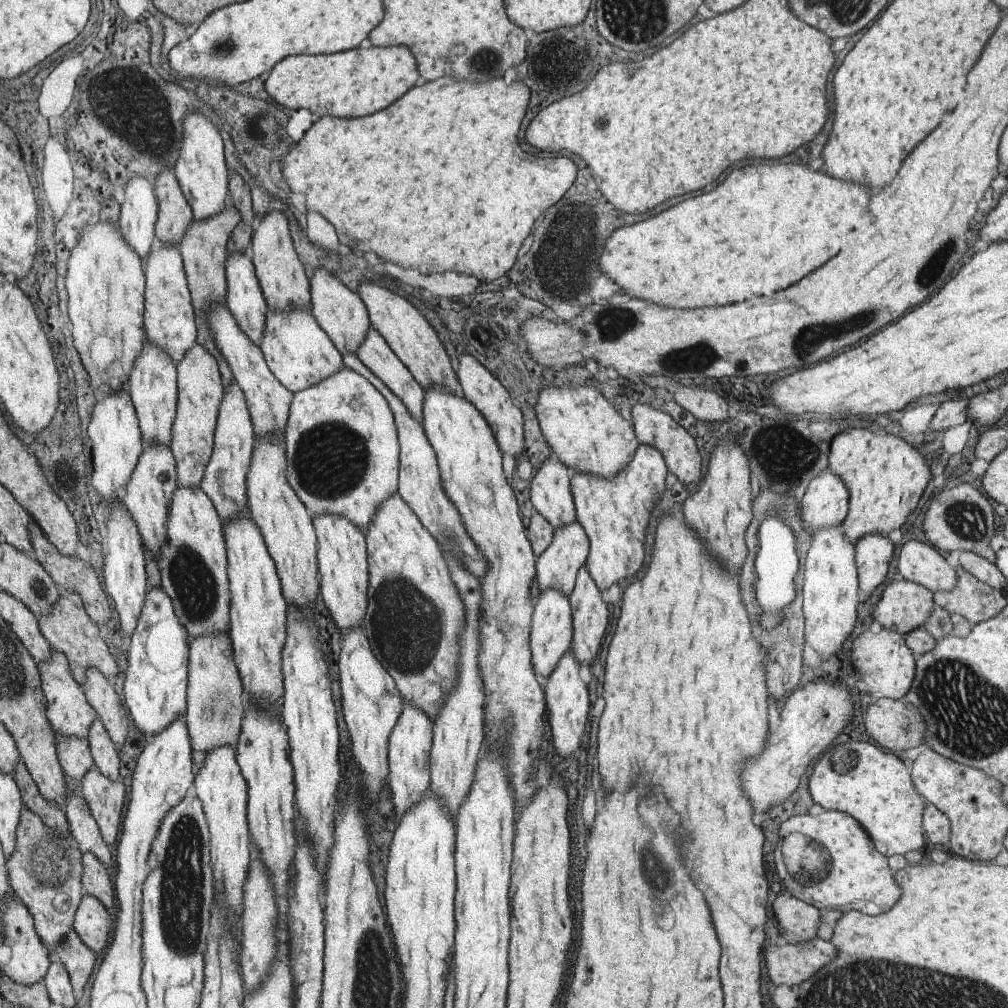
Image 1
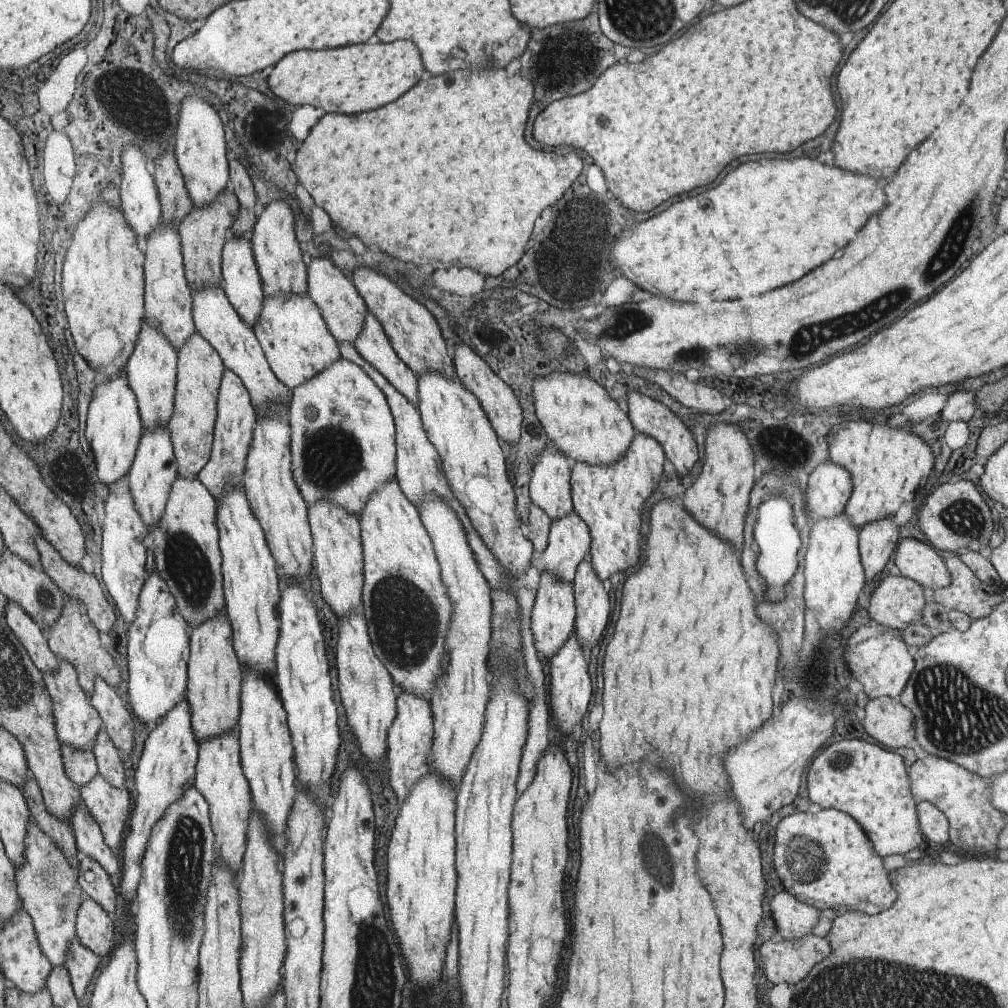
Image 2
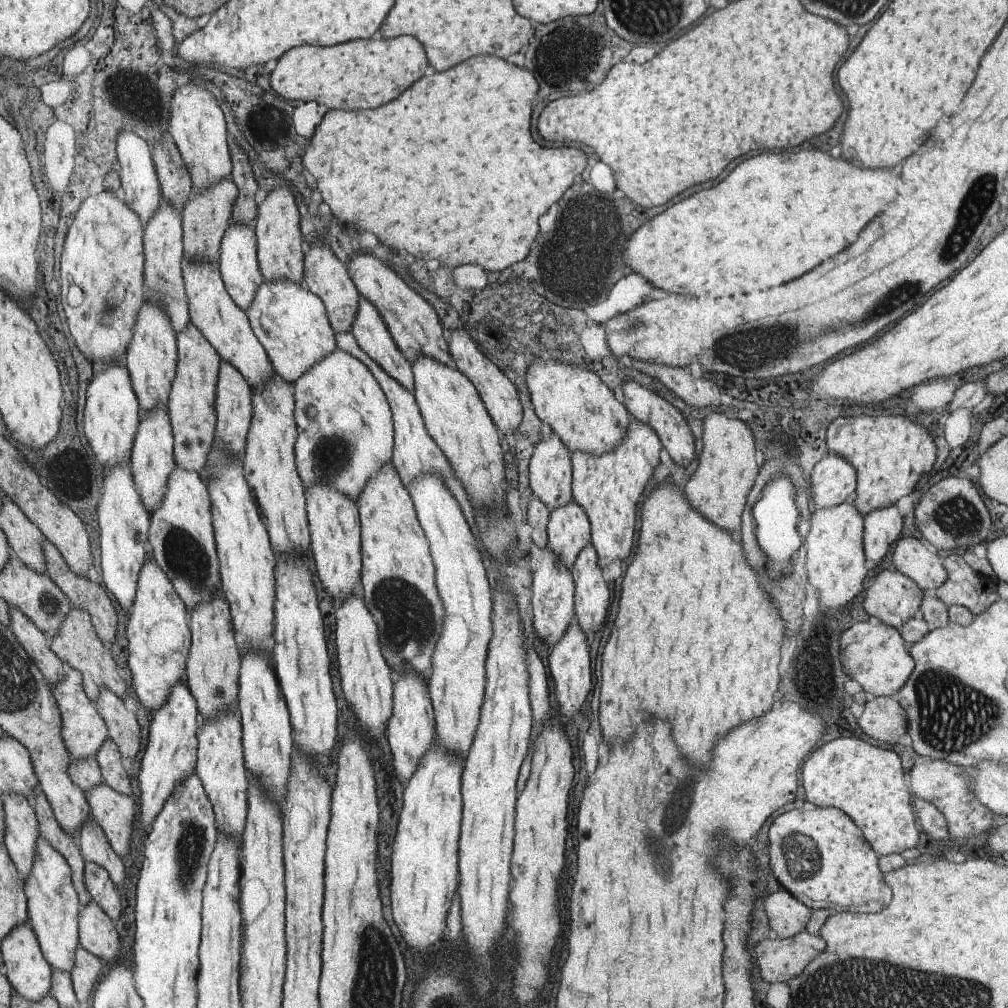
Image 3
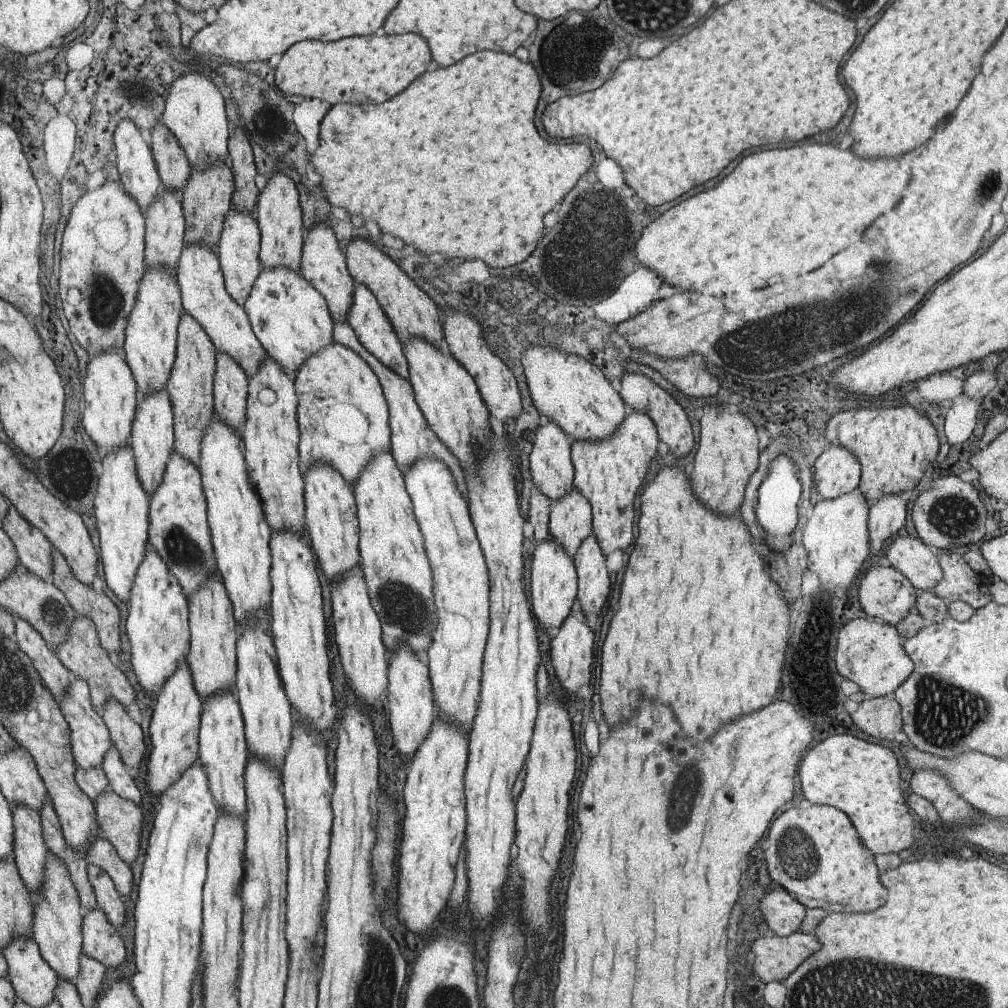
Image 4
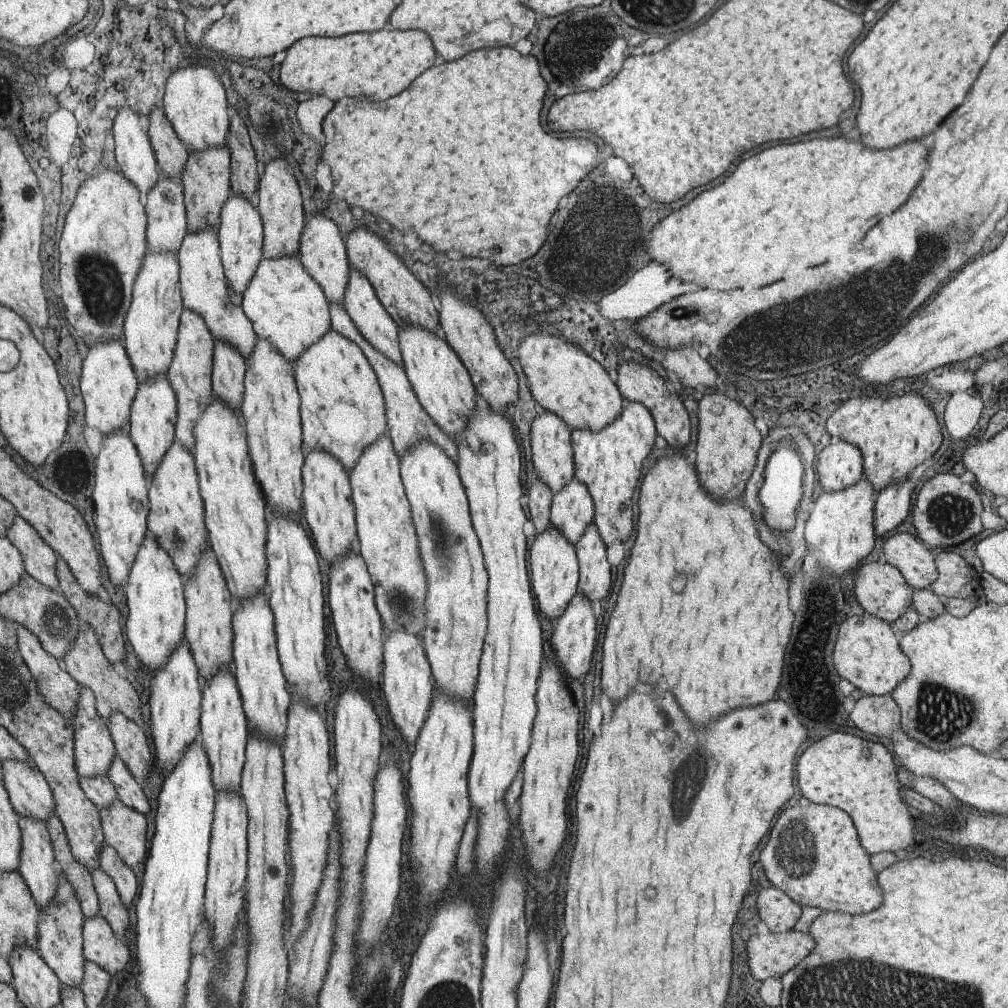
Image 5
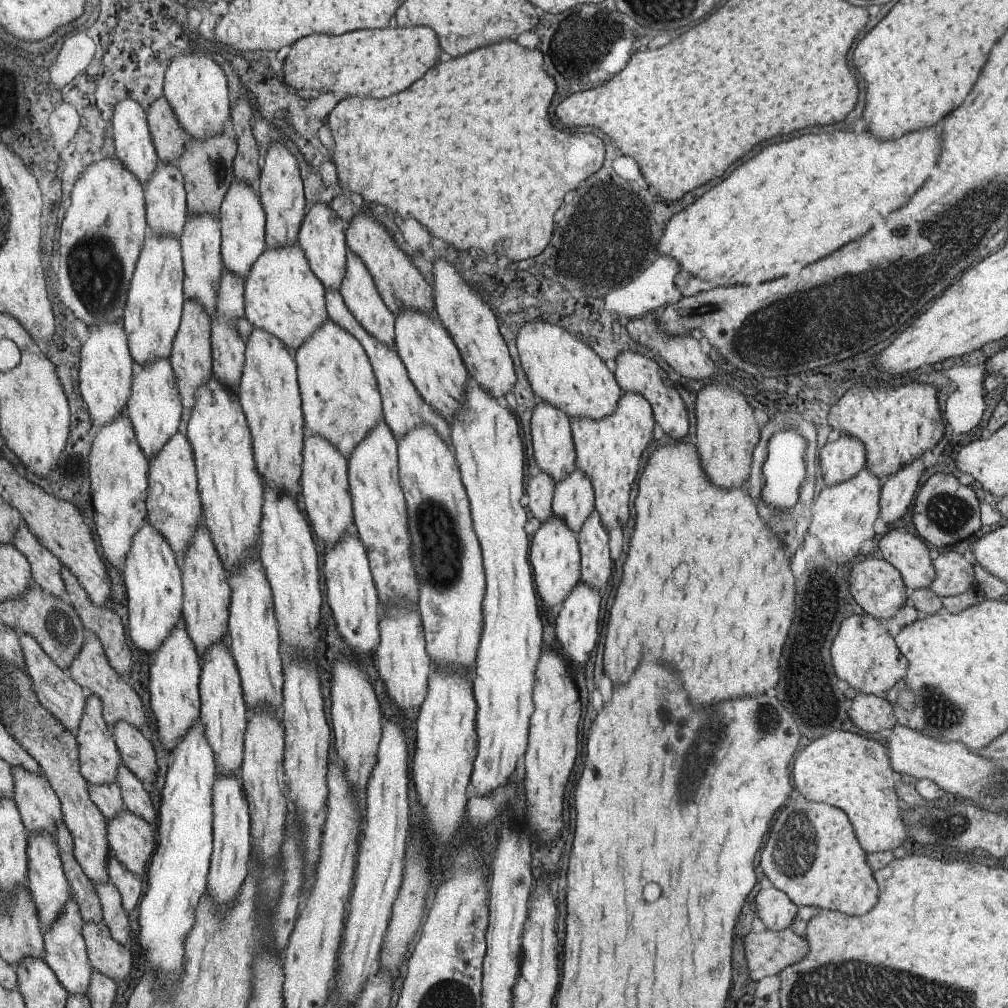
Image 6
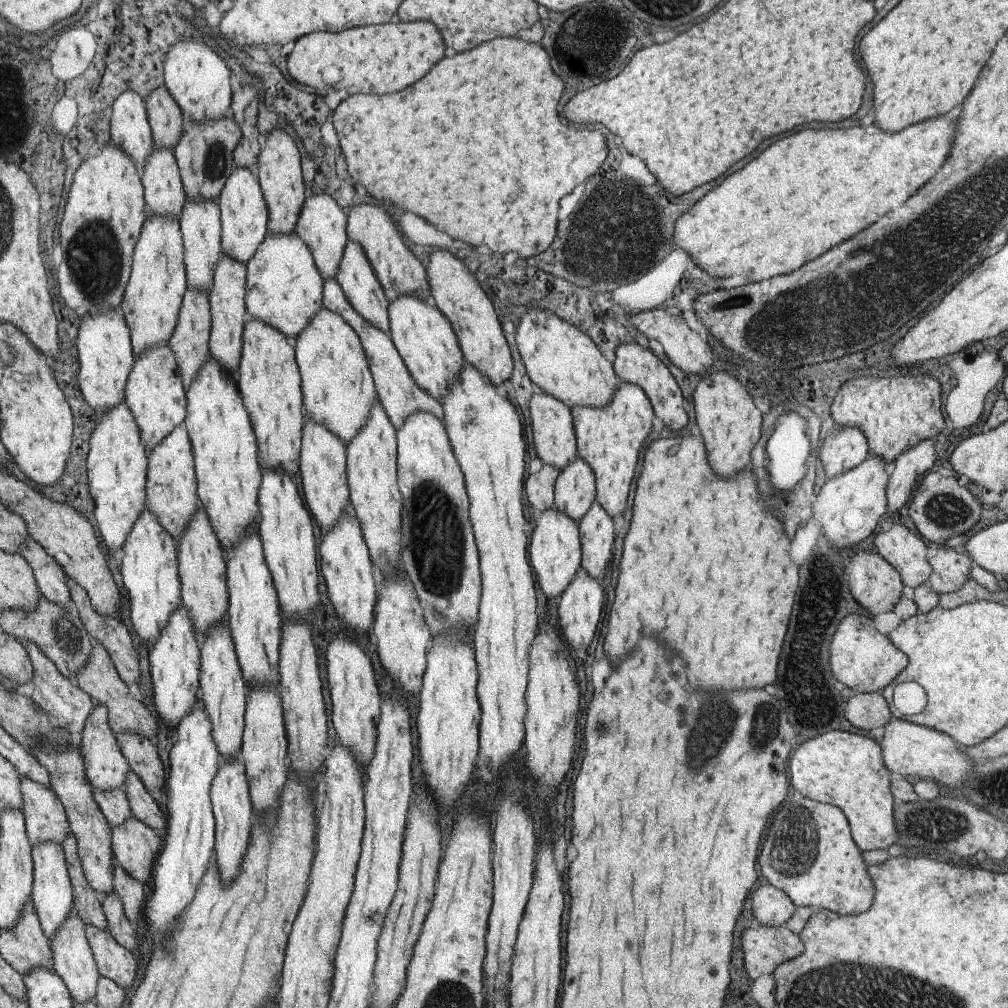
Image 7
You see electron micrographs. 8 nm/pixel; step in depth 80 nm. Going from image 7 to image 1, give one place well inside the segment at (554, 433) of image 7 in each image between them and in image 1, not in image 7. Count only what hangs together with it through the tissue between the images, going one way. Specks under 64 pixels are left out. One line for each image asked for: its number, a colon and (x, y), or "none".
1: (549, 492)
2: (548, 488)
3: (549, 471)
4: (551, 469)
5: (551, 456)
6: (552, 448)

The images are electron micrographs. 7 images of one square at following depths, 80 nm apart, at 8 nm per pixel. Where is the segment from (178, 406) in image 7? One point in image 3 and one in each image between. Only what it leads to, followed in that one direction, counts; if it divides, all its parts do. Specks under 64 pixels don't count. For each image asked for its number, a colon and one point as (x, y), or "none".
3: (151, 462)
4: (151, 438)
5: (151, 426)
6: (154, 408)

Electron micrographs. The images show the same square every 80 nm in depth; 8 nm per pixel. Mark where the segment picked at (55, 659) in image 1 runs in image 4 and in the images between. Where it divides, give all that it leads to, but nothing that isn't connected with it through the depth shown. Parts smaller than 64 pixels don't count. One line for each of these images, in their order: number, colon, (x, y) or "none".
2: (77, 724)
3: (83, 730)
4: (87, 734)

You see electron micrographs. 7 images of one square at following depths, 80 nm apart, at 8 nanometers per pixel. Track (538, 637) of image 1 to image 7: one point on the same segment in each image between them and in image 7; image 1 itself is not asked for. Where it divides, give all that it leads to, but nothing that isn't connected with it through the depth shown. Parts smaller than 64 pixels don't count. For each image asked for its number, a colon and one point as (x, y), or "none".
2: (552, 616)
3: (552, 590)
4: (552, 579)
5: (553, 577)
6: (554, 558)
7: (554, 549)

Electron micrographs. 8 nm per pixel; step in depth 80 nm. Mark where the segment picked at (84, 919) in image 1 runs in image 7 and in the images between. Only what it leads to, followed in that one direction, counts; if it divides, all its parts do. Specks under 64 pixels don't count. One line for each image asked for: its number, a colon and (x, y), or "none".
2: (94, 930)
3: (97, 935)
4: (101, 942)
5: (100, 946)
6: (106, 955)
7: (112, 960)

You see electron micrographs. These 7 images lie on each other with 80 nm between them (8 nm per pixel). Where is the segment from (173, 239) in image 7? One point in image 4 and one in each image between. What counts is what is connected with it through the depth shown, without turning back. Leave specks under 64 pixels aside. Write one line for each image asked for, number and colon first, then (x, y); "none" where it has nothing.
4: (149, 353)
5: (149, 332)
6: (150, 323)

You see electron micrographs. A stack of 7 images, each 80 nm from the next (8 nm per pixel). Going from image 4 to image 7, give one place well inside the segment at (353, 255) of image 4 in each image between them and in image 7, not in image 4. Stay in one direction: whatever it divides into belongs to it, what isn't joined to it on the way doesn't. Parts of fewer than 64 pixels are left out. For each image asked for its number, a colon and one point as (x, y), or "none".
5: (407, 301)
6: (400, 286)
7: (399, 274)

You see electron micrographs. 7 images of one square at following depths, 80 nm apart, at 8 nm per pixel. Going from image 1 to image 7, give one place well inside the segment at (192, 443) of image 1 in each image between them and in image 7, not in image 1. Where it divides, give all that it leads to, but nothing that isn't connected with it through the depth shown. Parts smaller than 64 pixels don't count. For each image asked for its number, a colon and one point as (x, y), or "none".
2: (199, 369)
3: (191, 409)
4: (189, 388)
5: (190, 370)
6: (190, 357)
7: (189, 340)

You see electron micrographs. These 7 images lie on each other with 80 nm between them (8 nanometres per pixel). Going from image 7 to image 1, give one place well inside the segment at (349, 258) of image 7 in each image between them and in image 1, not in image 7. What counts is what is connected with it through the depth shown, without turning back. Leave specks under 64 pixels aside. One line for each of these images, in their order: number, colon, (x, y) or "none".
1: (374, 352)
2: (372, 344)
3: (369, 330)
4: (373, 330)
5: (369, 316)
6: (358, 289)

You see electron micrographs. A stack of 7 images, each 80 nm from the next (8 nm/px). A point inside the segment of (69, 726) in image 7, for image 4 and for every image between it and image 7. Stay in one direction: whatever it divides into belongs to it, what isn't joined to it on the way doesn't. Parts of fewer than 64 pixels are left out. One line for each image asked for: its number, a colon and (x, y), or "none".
4: (56, 678)
5: (59, 689)
6: (59, 695)

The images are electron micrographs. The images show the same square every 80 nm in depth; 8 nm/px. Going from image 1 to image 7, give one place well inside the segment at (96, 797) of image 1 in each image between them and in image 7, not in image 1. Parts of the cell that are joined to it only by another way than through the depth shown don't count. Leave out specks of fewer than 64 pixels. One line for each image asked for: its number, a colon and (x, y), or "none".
2: (109, 807)
3: (114, 812)
4: (118, 820)
5: (123, 828)
6: (130, 839)
7: (134, 845)

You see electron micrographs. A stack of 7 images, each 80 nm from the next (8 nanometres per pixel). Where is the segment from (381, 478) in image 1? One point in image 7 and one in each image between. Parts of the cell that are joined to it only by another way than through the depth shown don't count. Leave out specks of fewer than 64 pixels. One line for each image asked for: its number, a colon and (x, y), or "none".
2: (343, 447)
3: (344, 421)
4: (344, 420)
5: (342, 407)
6: (341, 401)
7: (337, 386)

